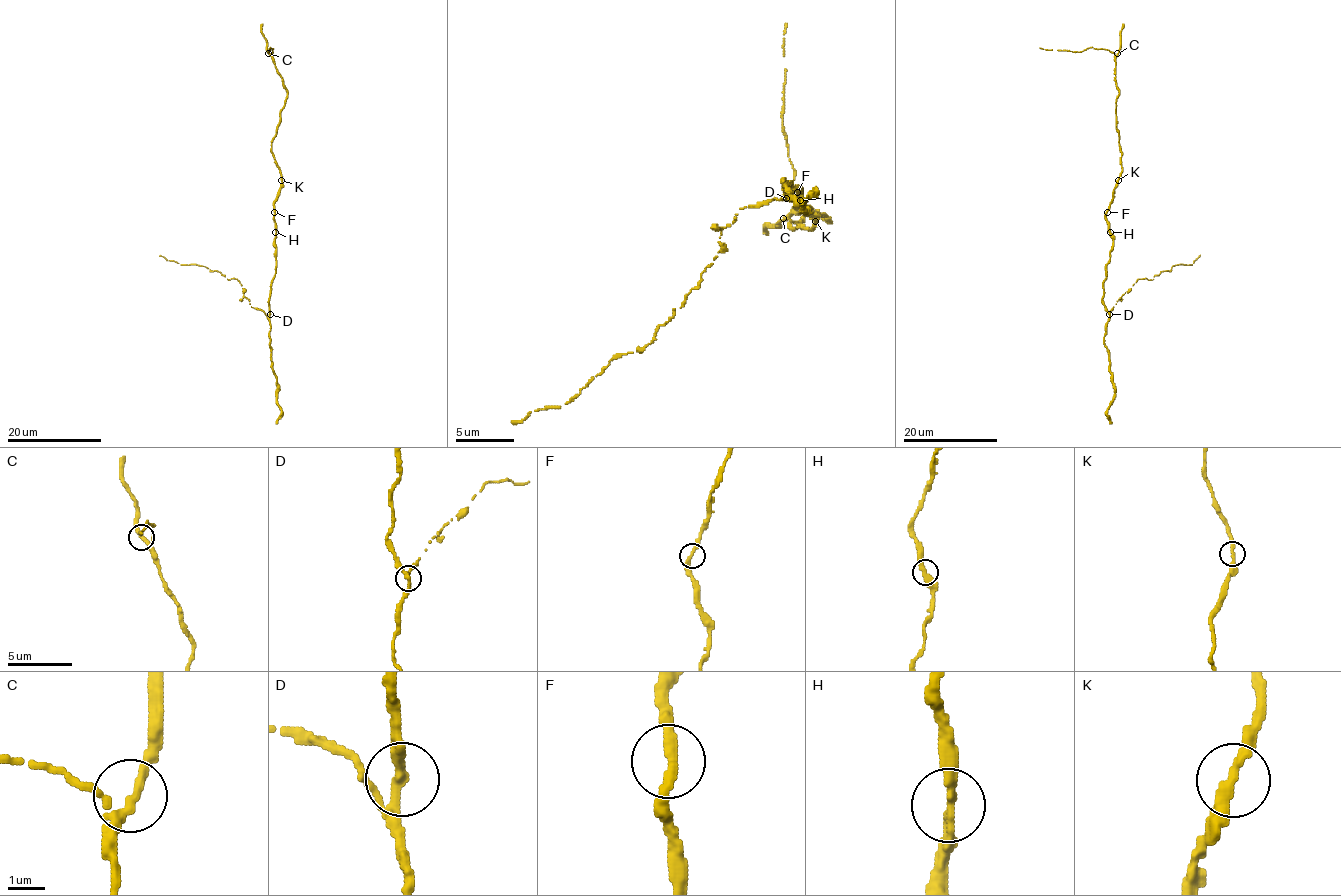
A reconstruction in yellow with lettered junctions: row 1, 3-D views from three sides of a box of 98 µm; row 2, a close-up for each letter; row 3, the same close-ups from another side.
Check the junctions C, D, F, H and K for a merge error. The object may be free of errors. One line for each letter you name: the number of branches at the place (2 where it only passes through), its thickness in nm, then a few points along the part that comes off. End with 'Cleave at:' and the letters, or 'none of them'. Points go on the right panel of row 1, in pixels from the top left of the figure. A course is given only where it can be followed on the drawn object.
Cleave at: none of them

